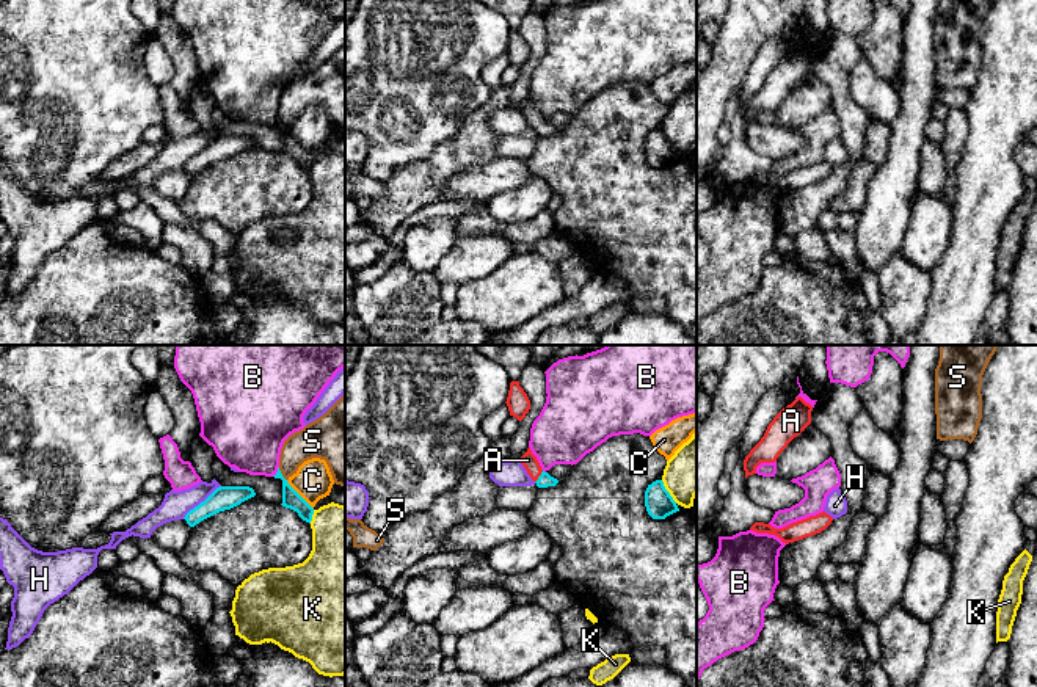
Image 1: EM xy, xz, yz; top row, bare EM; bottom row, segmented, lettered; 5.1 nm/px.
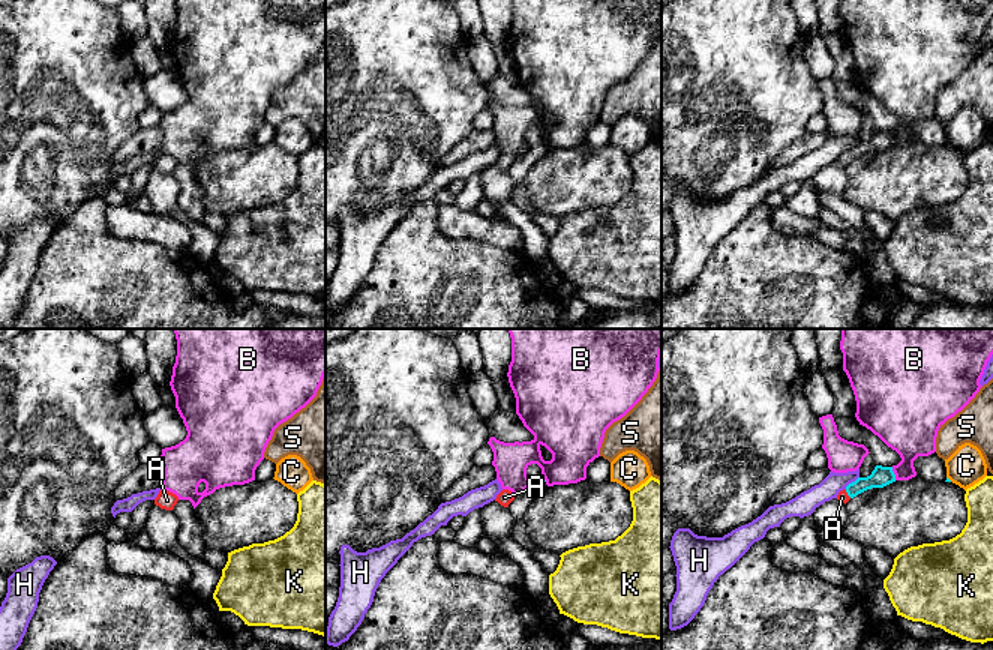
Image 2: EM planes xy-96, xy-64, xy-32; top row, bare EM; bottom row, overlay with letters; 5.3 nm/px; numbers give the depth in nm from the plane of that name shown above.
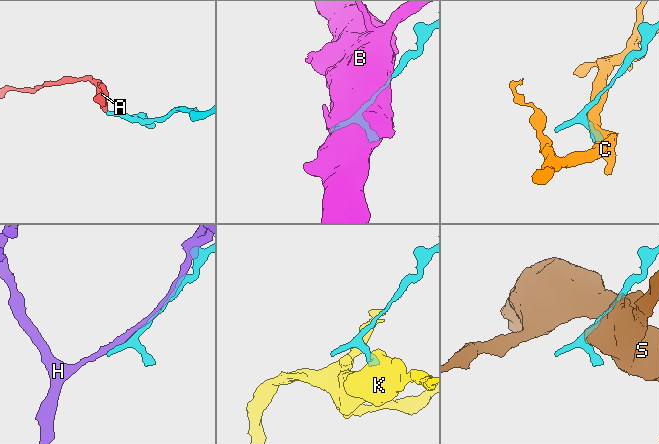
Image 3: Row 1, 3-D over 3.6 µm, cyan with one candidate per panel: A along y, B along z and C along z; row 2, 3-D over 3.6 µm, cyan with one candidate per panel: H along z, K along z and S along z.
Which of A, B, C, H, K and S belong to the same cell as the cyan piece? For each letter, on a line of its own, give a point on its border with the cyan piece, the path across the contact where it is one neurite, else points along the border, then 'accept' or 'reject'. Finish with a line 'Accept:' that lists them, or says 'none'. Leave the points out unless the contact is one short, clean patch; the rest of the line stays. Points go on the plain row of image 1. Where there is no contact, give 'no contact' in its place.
A: contact xz (538, 126); way xz (545, 129), (538, 126), (527, 109); accept
B: contact xy (278, 119); reject
C: contact xy (298, 143); reject
H: contact xy (201, 151); reject
K: contact xz (667, 140); border xz (661, 129), (676, 151); reject
S: contact xy (281, 123); reject
Accept: A

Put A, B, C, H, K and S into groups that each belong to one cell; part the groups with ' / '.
A / B / C / H / K / S

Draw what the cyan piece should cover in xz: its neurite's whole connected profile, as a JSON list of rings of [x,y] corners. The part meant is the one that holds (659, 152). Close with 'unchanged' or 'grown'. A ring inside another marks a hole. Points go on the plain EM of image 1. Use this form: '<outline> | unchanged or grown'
[[[656,129],[648,133],[645,140],[645,155],[653,168],[665,168],[667,165],[679,160],[662,129]]] | unchanged

